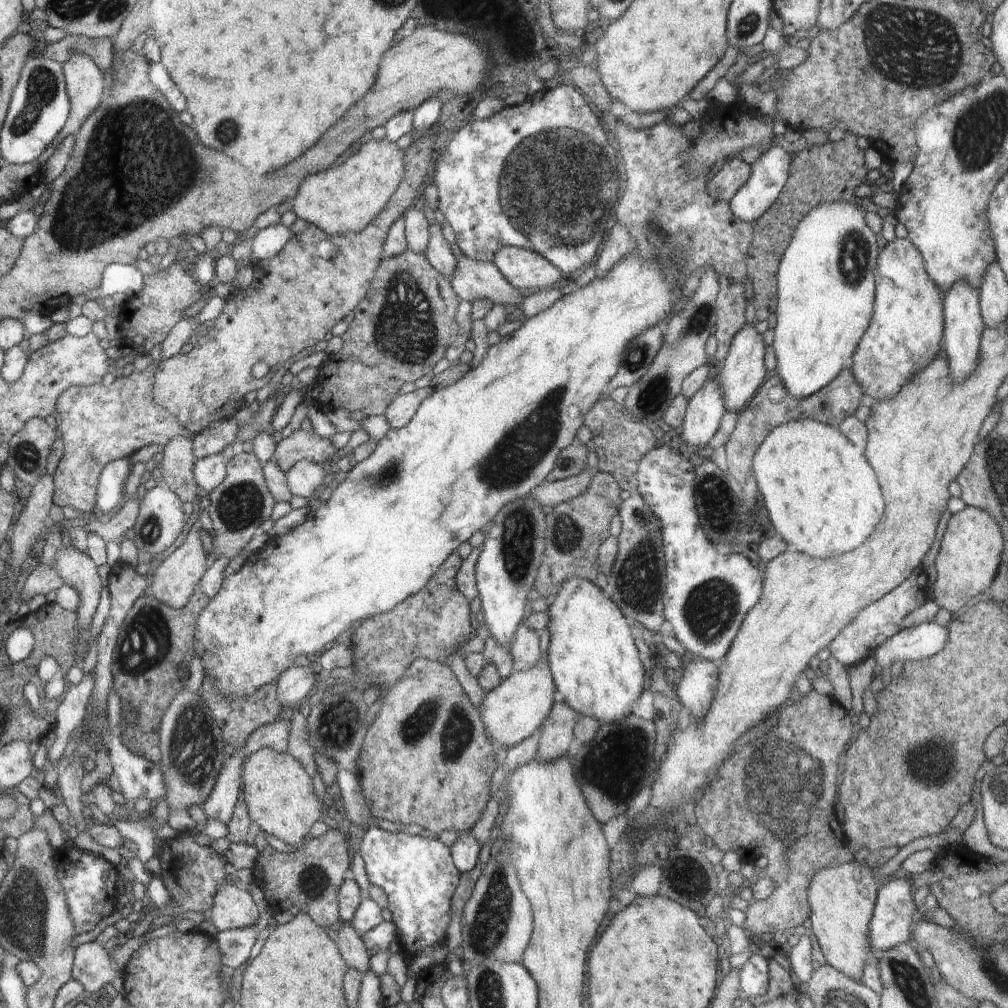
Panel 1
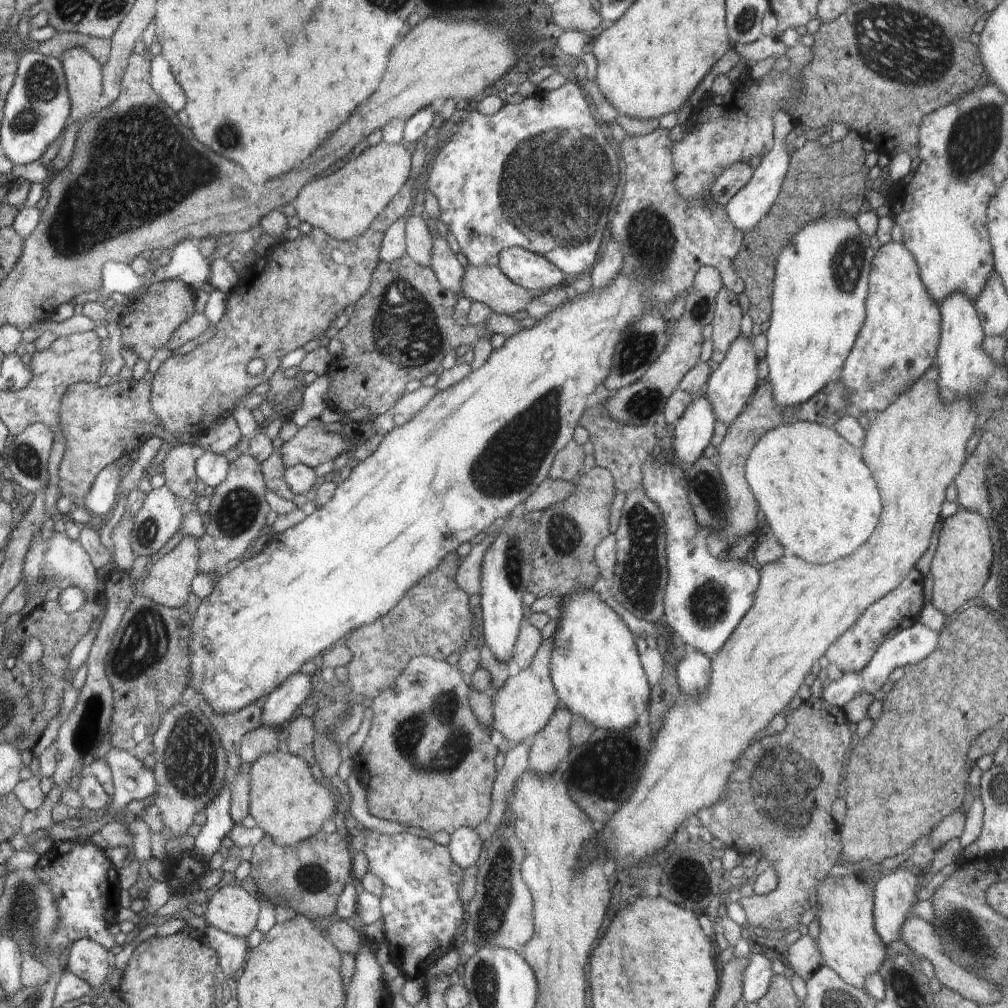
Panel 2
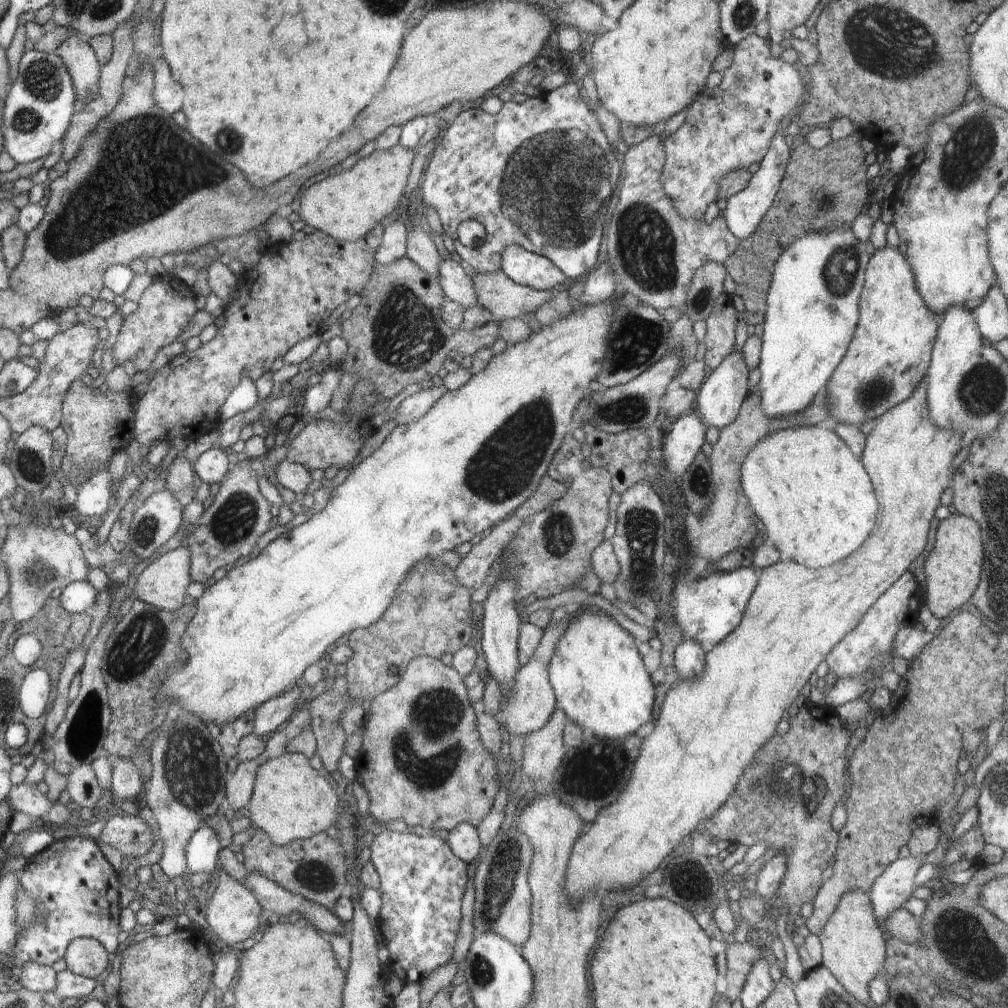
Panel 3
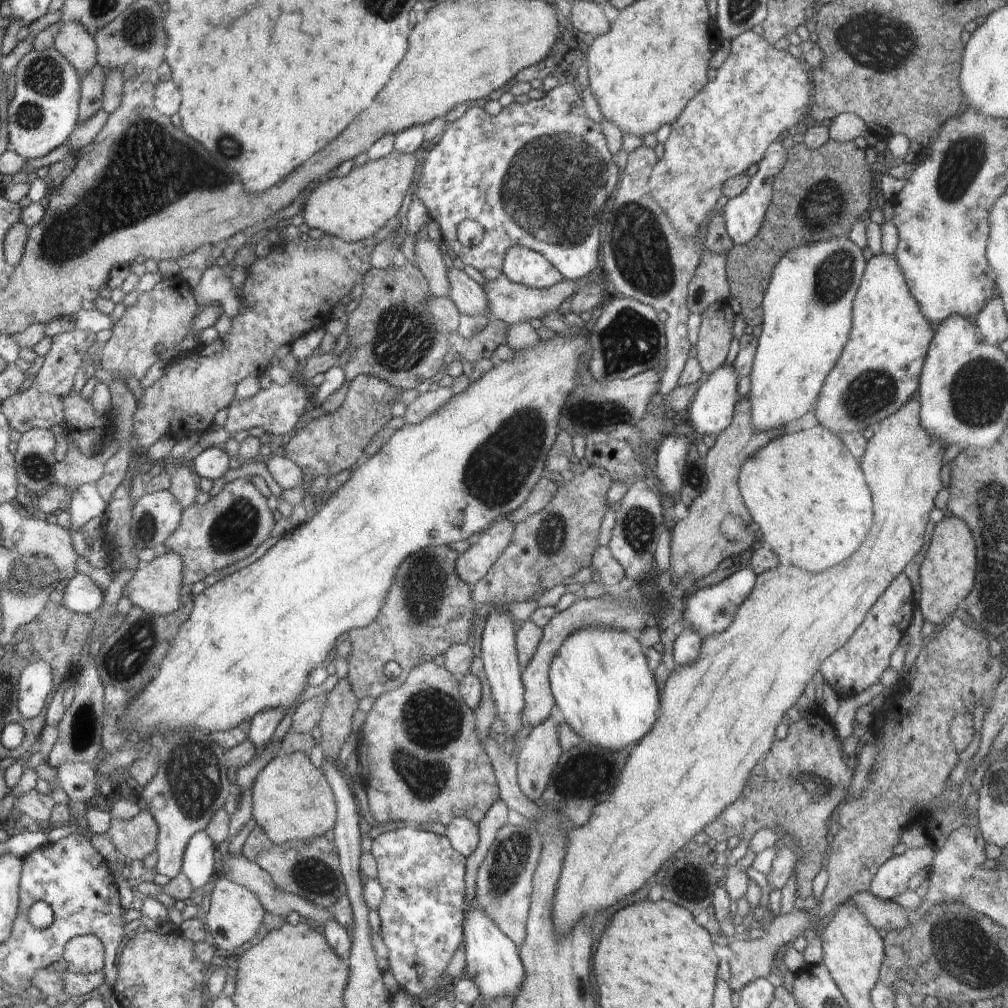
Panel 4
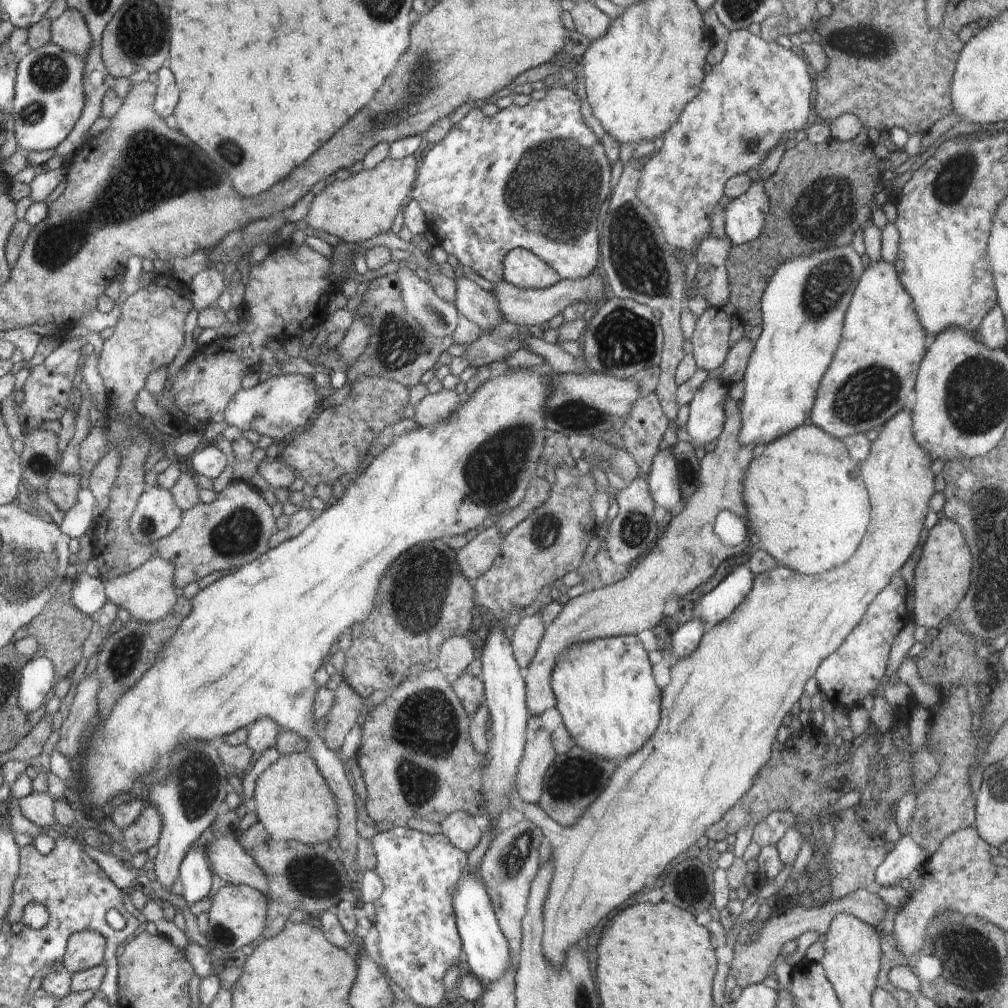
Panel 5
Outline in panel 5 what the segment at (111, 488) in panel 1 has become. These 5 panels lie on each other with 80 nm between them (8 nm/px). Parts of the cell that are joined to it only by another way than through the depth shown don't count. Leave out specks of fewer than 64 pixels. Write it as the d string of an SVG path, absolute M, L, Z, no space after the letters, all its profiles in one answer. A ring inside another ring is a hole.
M85 484L79 490L78 500L70 511L66 511L60 528L73 539L79 539L93 524L95 496Z

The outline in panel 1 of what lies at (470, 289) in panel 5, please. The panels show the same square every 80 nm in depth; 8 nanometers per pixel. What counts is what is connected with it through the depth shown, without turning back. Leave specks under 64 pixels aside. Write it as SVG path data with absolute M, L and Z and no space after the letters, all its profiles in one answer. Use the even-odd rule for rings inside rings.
M435 220L429 225L429 231L429 243L424 255L438 272L441 272L446 278L451 280L457 265L457 260L450 248L451 244L444 239L438 221Z

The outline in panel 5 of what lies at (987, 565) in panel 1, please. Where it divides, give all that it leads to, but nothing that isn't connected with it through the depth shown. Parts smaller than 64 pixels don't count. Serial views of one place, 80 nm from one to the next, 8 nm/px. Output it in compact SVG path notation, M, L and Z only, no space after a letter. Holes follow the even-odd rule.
M941 515L939 521L929 530L924 550L914 570L915 626L925 626L929 631L935 631L934 626L957 613L960 601L969 589L972 559L971 550L964 540L960 525Z

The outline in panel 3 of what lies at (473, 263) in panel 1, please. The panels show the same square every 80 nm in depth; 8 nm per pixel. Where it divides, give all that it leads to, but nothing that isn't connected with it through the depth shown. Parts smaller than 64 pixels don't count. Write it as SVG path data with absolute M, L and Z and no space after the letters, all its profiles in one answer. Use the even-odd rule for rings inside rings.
M501 269L498 272L476 273L472 280L478 305L486 308L498 323L518 320L526 313L536 312L554 296L551 291L512 282Z

